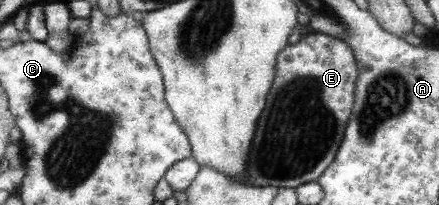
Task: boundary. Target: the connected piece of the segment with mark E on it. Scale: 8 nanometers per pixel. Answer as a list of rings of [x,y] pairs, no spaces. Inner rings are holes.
[[[312,32],[279,54],[278,71],[251,143],[247,169],[235,181],[244,185],[277,188],[302,186],[322,177],[342,146],[355,106],[359,64],[351,44]]]

